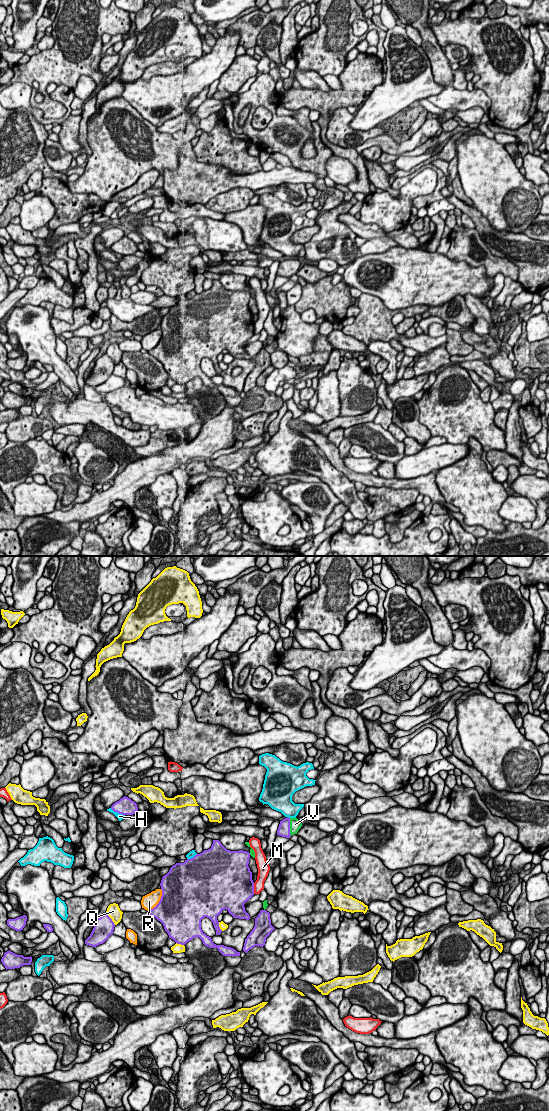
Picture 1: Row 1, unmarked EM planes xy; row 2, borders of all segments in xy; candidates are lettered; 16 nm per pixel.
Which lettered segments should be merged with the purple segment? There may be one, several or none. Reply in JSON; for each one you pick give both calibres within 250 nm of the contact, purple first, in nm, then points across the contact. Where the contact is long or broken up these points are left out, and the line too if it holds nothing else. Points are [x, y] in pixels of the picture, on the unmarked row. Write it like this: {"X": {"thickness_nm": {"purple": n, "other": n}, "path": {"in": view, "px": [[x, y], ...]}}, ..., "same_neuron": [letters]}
{"V": {"thickness_nm": {"purple": 190, "other": 180}}, "same_neuron": ["V"]}

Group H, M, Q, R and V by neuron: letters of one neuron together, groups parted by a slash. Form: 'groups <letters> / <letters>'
groups H / M / Q / R / V

